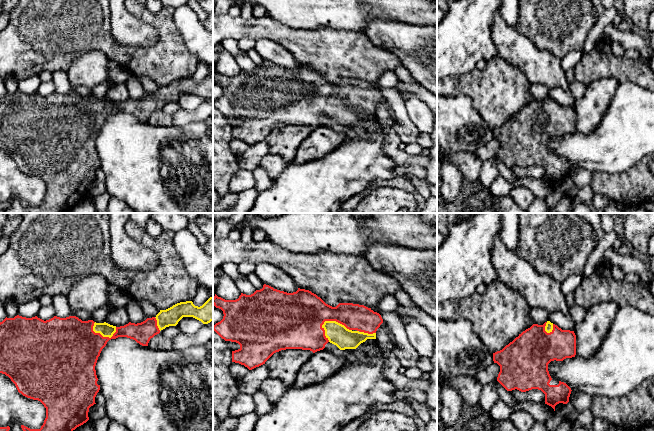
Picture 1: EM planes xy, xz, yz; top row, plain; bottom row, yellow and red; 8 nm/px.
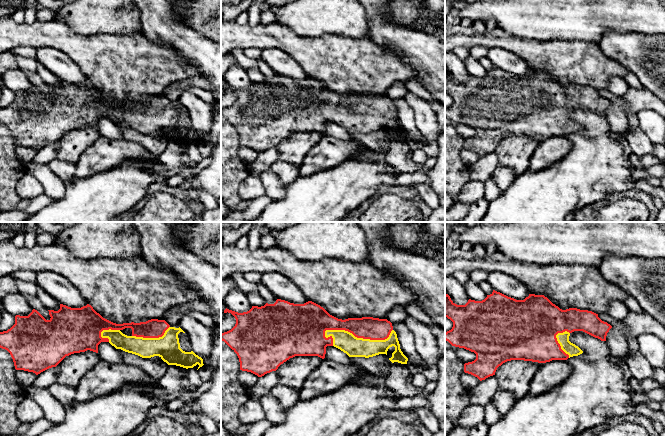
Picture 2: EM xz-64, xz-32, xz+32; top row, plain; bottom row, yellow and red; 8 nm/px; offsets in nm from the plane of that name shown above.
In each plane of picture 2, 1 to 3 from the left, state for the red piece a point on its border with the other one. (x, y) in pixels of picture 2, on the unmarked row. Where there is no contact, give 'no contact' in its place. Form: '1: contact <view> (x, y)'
1: contact xz-64 (151, 114)
2: contact xz-32 (357, 114)
3: contact xz+32 (560, 121)

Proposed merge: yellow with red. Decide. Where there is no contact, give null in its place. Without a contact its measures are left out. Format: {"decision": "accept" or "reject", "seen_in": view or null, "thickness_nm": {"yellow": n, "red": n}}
{"decision": "accept", "seen_in": "xz", "thickness_nm": {"yellow": 170, "red": 340}}

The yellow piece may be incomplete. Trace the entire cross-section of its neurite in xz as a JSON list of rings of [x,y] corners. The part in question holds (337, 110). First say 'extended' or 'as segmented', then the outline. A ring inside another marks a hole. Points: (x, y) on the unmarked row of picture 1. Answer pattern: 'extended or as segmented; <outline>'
extended; [[[266,60],[251,71],[241,69],[236,76],[225,76],[215,70],[213,81],[224,90],[223,95],[213,102],[213,106],[225,117],[240,121],[238,126],[232,127],[232,138],[244,141],[249,146],[265,140],[274,129],[286,125],[310,126],[315,129],[323,126],[328,118],[340,126],[356,125],[367,115],[376,115],[376,107],[383,99],[379,89],[364,81],[339,79],[332,83],[309,66],[298,64],[296,68],[287,69]]]

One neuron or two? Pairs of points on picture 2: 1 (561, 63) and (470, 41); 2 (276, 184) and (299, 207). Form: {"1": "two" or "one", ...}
{"1": "one", "2": "two"}

